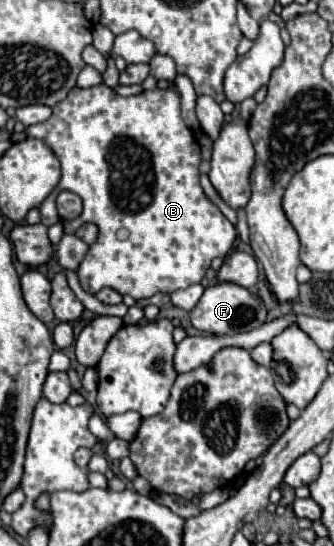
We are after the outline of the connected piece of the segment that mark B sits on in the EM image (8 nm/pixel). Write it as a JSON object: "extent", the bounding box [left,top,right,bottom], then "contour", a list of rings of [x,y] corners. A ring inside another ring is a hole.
{"extent":[26,84,236,300],"contour":[[[98,84],[98,86],[90,86],[90,88],[72,88],[66,96],[66,100],[62,100],[62,104],[56,104],[52,108],[52,116],[42,122],[42,124],[34,124],[34,126],[28,126],[26,128],[26,136],[34,136],[34,138],[40,138],[44,140],[52,150],[54,154],[58,156],[60,164],[62,164],[62,180],[60,184],[52,190],[52,194],[42,202],[40,206],[40,216],[42,216],[42,224],[44,226],[52,226],[56,222],[62,222],[64,226],[64,234],[76,234],[76,230],[86,224],[86,222],[92,222],[98,226],[100,234],[98,234],[98,240],[90,246],[84,262],[80,264],[78,268],[78,280],[80,280],[80,286],[84,292],[88,294],[98,294],[102,288],[110,286],[114,290],[118,290],[120,294],[130,294],[132,298],[140,300],[140,298],[150,298],[154,296],[156,292],[174,292],[174,290],[180,290],[180,288],[188,288],[196,282],[200,282],[206,274],[206,270],[210,268],[210,262],[216,258],[216,256],[226,256],[230,250],[232,250],[232,244],[234,244],[234,238],[236,238],[236,226],[218,210],[216,204],[212,204],[202,186],[200,186],[200,172],[198,172],[198,158],[200,158],[200,146],[198,142],[194,140],[190,128],[184,124],[182,116],[180,116],[180,94],[174,90],[152,90],[152,92],[142,92],[138,96],[120,96],[114,88],[106,86],[106,84]],[[62,190],[70,190],[74,194],[78,194],[84,202],[84,210],[78,218],[74,220],[62,220],[56,212],[56,196],[62,192]]]}

